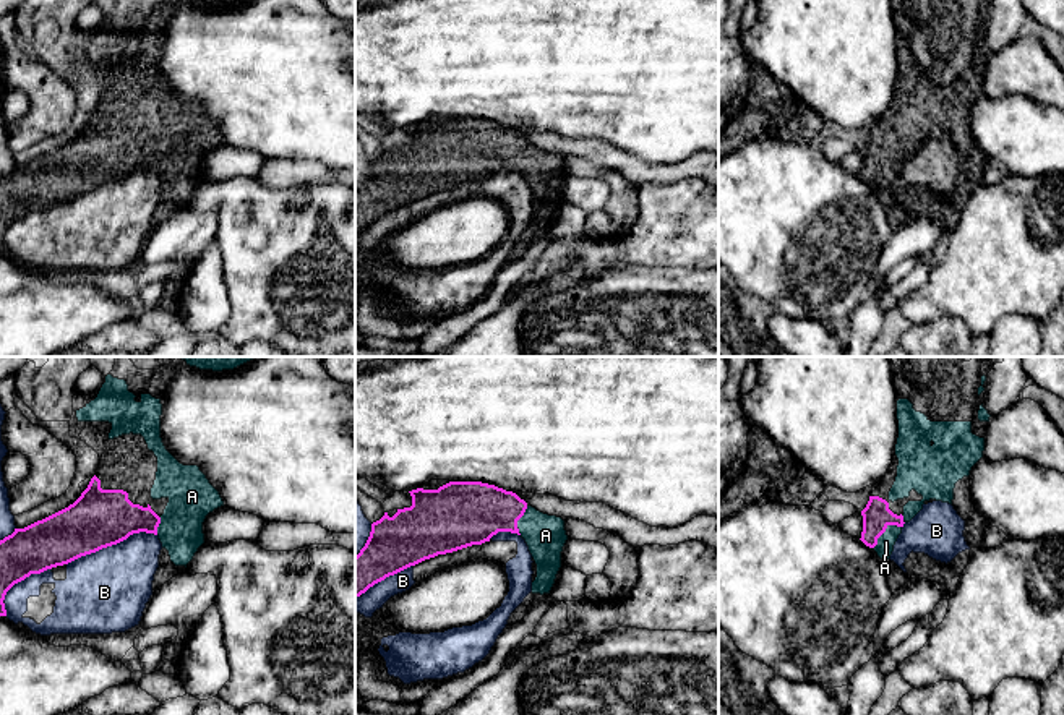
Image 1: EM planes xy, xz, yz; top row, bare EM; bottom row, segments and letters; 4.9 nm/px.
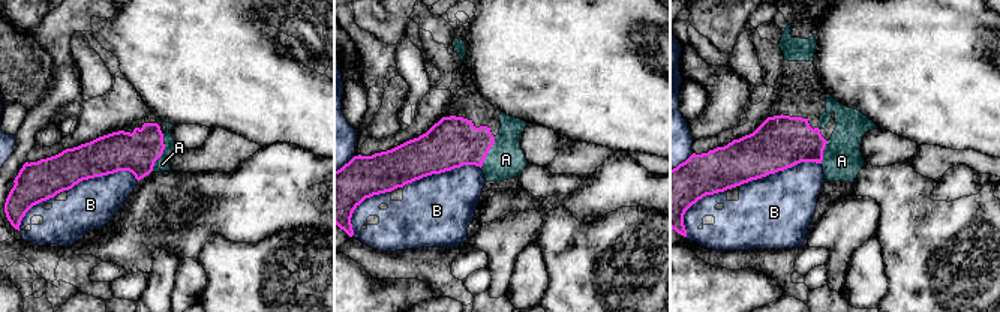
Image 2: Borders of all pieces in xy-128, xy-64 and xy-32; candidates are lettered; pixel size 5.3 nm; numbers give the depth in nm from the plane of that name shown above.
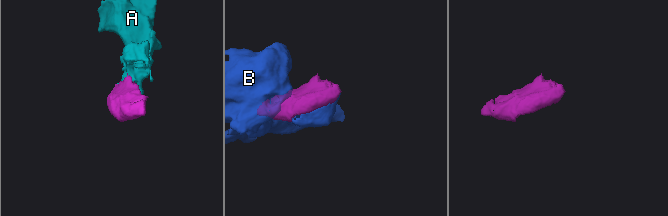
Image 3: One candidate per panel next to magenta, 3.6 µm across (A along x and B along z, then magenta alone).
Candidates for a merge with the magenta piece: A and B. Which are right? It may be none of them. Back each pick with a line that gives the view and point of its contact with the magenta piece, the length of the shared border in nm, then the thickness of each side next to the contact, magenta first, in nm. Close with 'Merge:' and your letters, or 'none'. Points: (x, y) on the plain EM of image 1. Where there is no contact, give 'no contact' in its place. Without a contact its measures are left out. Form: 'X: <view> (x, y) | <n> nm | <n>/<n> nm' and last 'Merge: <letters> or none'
A: yz (884, 167) | 180 nm | 140/90 nm
Merge: A

